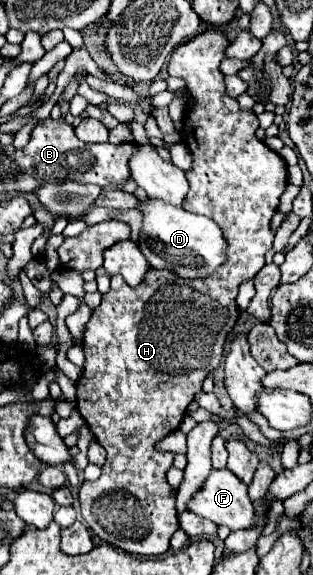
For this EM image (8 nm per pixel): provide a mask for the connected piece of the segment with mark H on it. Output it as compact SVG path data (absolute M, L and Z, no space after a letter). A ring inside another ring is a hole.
M209 28L181 44L171 54L167 66L169 76L183 78L187 84L187 108L181 134L193 156L193 166L185 172L189 192L183 208L203 214L219 224L227 240L225 264L221 264L213 276L193 280L181 278L175 272L151 268L137 288L125 284L121 276L111 276L111 290L103 296L99 308L93 310L83 332L85 366L77 380L77 410L95 440L105 448L107 462L95 482L83 482L79 488L81 516L101 540L129 554L157 556L167 552L169 540L179 528L175 494L165 478L175 454L159 452L155 444L179 428L193 396L201 392L201 382L219 366L227 334L233 330L239 316L235 302L239 284L255 278L255 274L265 266L265 252L273 246L275 236L271 230L271 218L277 212L279 198L287 186L285 160L255 136L255 130L259 128L257 116L251 110L241 108L237 98L231 98L225 90L225 76L219 70L219 64L225 58L227 44L229 36L223 28Z

